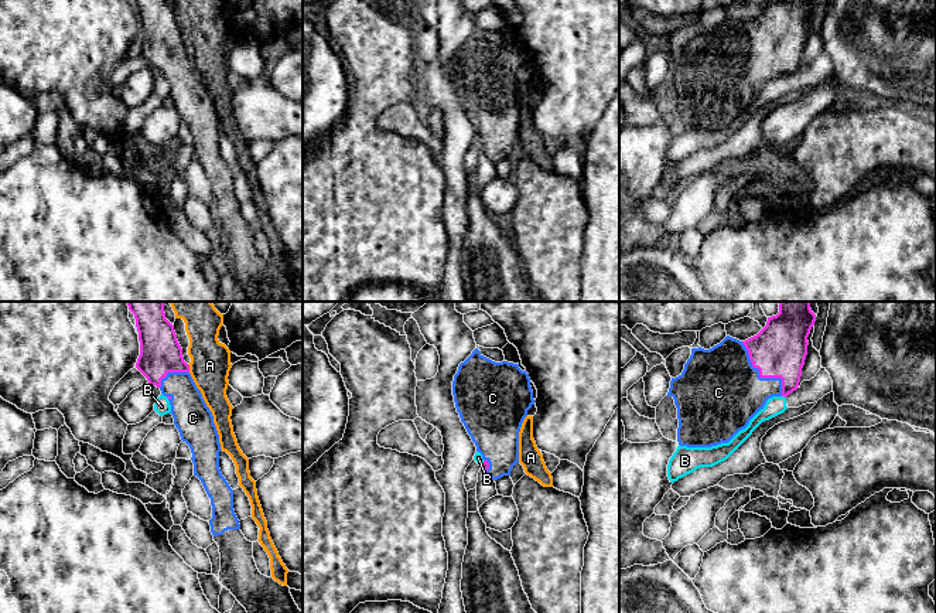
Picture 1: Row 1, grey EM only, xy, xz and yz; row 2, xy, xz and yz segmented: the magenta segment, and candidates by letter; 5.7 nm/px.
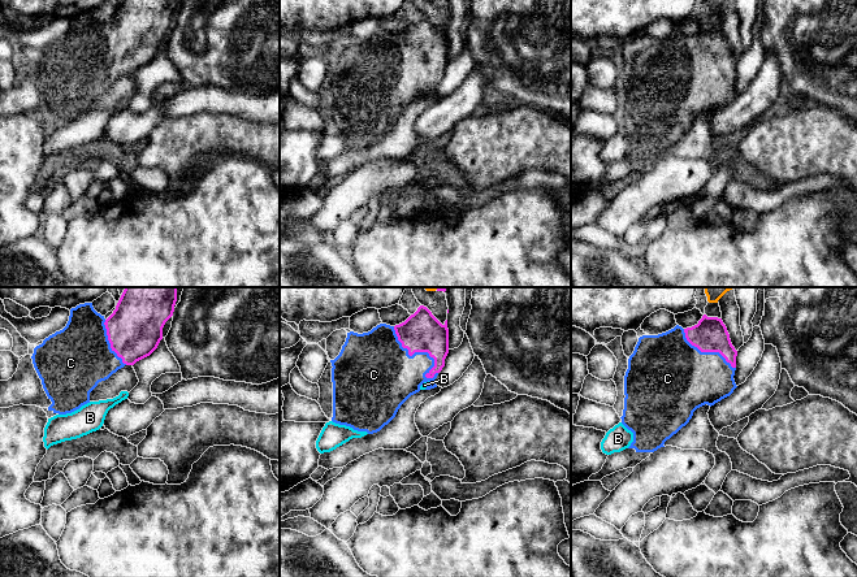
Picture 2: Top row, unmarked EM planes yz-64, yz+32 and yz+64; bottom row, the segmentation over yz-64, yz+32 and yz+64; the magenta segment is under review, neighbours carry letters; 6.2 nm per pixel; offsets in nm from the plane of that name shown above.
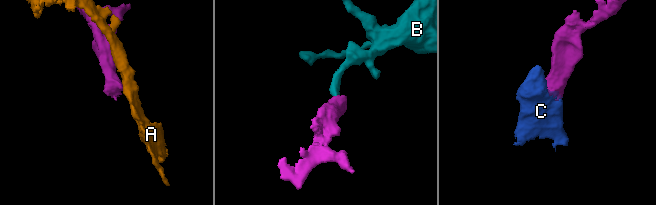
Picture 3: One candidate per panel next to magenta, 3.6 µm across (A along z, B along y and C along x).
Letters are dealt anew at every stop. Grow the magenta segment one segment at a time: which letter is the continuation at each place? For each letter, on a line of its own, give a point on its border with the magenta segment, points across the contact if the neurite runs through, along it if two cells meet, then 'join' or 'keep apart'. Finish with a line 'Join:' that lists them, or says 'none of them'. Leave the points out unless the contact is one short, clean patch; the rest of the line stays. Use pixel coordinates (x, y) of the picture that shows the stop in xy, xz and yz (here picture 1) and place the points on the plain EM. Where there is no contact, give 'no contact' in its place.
A: contact xy (188, 51); keep apart
B: contact yz (784, 78); border yz (781, 78), (785, 81); keep apart
C: contact yz (761, 60); join
Join: C

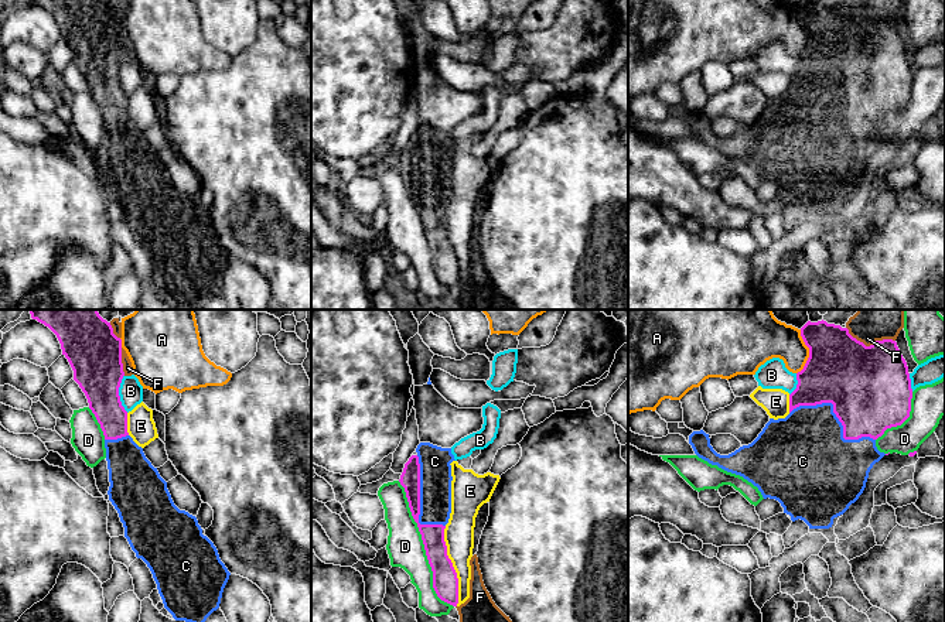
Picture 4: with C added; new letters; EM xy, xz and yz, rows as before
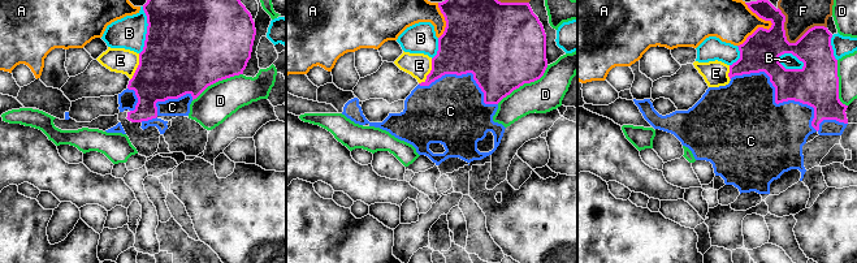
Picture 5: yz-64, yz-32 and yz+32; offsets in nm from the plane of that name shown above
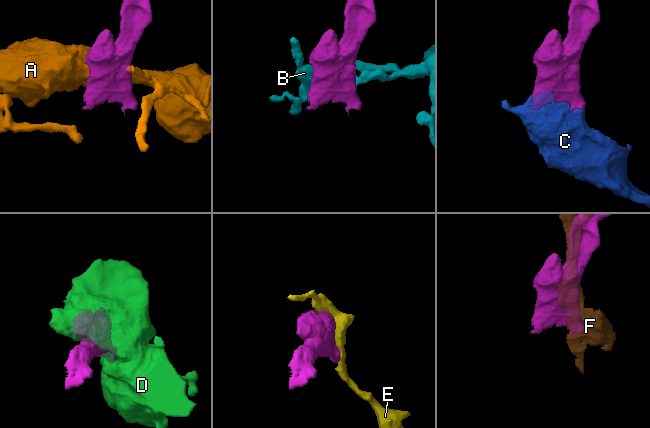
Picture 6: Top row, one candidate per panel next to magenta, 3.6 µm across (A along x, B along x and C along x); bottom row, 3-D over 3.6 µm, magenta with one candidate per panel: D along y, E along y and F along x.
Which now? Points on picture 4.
A: contact yz (809, 36); border yz (801, 13), (801, 21), (808, 31), (808, 43), (797, 57); keep apart
B: contact xy (118, 77); keep apart
C: contact yz (836, 99); join
D: contact xz (425, 229); keep apart
E: contact xz (451, 249); keep apart
F: contact yz (870, 28); keep apart
Join: C

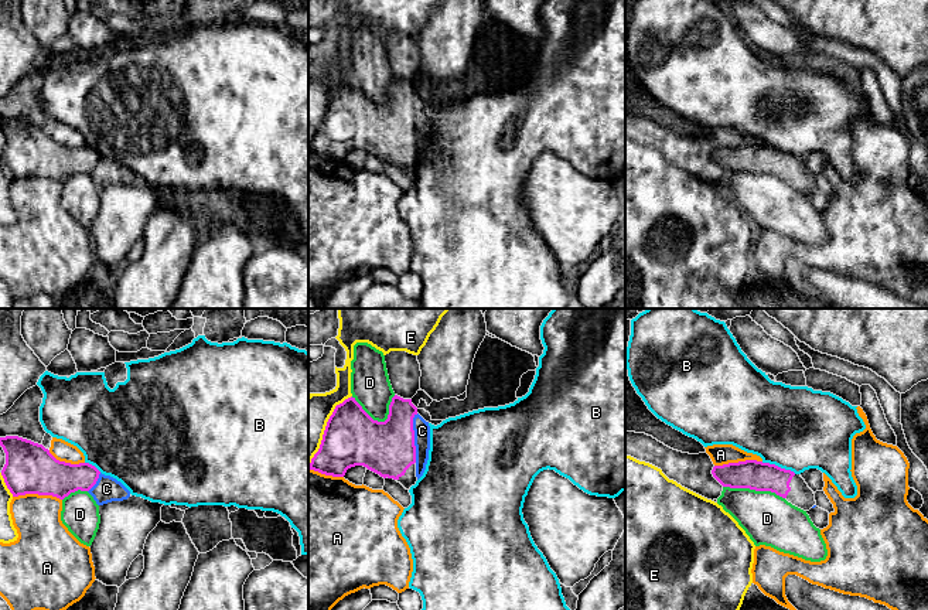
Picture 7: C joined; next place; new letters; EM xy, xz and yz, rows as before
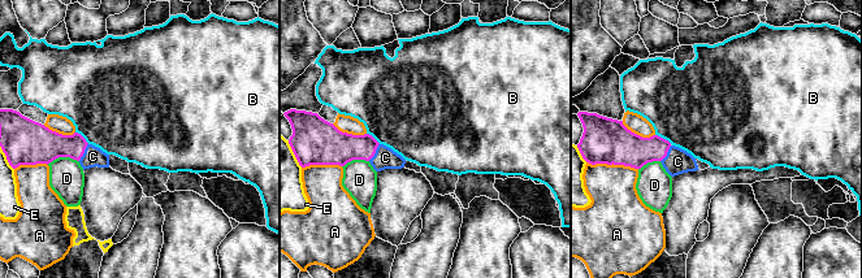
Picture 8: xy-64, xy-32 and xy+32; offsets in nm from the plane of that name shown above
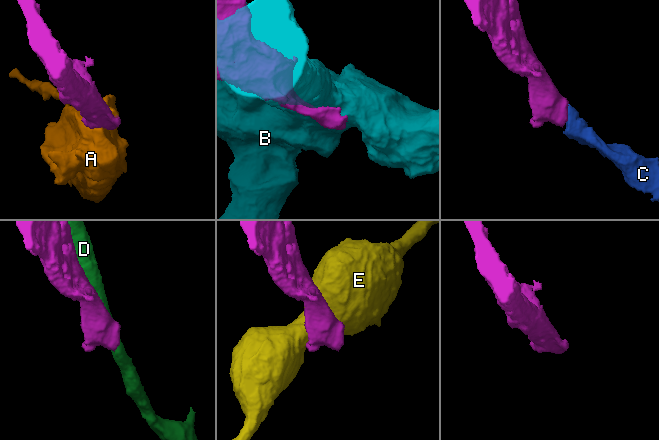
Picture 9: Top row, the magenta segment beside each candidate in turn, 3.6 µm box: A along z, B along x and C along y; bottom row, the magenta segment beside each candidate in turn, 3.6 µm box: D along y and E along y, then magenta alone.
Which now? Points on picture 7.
A: contact xy (37, 176); keep apart
B: contact yz (777, 149); keep apart
C: contact xz (413, 121); way xz (388, 132), (405, 121), (413, 121), (422, 113); join
D: contact xz (379, 105); keep apart
E: contact xz (326, 112); keep apart
Join: C

